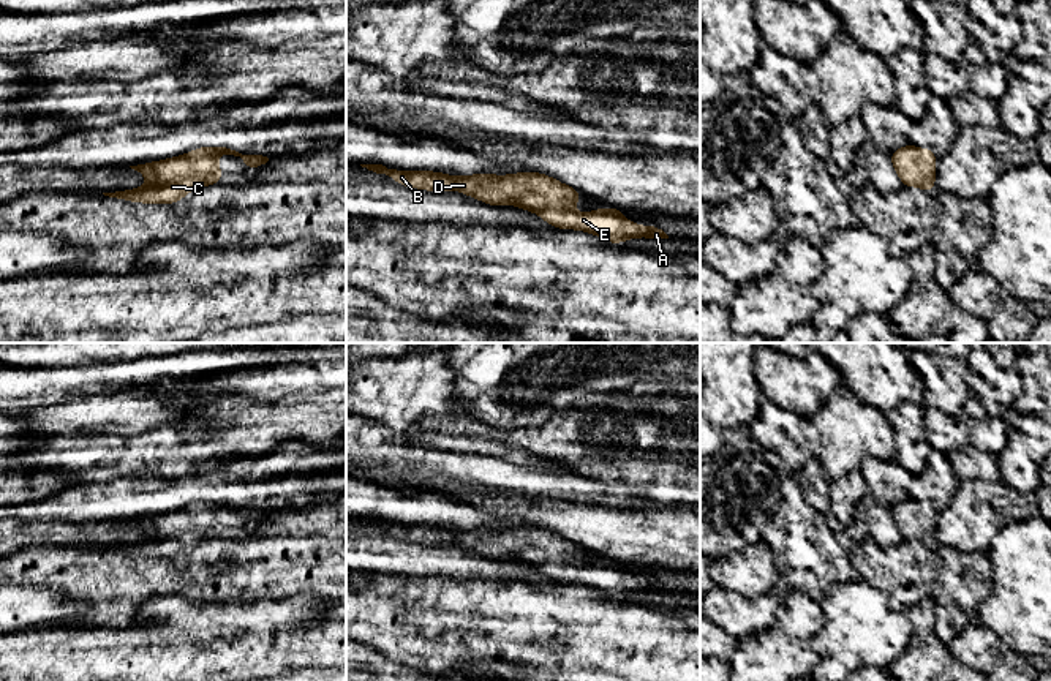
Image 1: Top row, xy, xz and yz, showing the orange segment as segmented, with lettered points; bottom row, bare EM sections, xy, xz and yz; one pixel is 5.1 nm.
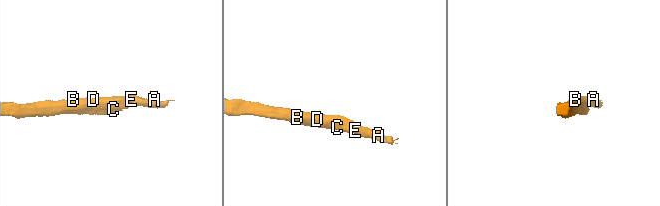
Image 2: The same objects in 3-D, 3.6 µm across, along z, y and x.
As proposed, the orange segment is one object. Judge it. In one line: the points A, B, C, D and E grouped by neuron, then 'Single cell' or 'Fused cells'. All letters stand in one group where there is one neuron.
Groups: A B C D E. Single cell

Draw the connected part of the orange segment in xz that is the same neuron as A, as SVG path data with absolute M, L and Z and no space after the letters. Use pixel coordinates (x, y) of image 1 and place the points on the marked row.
M360 164L381 175L390 175L395 182L411 188L430 191L458 190L492 205L517 205L541 215L553 228L580 229L596 234L610 243L626 239L648 237L669 239L657 226L639 226L626 221L618 209L597 209L588 213L575 213L571 207L583 196L558 180L536 172L514 175L466 175L454 177L430 171L395 171L382 164Z

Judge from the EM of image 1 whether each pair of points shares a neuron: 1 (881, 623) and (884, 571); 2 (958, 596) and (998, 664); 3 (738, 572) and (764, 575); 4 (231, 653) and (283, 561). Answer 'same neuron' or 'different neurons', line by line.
1: different neurons
2: different neurons
3: same neuron
4: different neurons

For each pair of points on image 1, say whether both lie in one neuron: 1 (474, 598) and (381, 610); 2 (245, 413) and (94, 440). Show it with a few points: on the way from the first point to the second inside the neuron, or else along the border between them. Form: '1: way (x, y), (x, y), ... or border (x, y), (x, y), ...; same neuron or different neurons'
1: way (451, 594), (405, 594); same neuron
2: way (207, 447), (131, 447); same neuron

